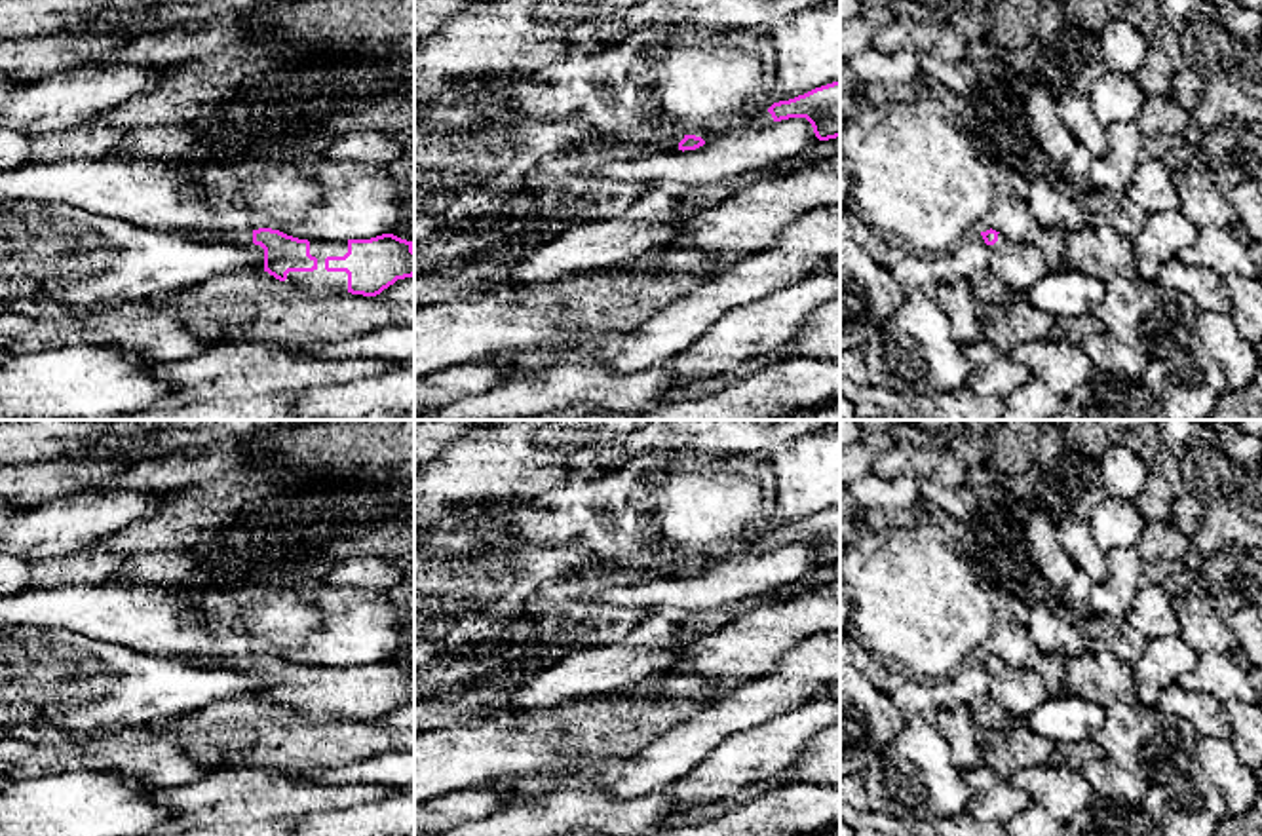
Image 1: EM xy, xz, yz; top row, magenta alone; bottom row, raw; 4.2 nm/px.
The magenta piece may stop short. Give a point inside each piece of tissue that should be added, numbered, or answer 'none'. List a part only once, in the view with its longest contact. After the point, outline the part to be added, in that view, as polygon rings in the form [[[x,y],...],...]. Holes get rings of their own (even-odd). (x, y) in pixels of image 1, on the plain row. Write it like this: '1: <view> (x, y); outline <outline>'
1: xy (320, 707); outline [[[312,665],[310,680],[317,684],[314,697],[289,697],[285,711],[300,712],[306,720],[325,722],[335,716],[348,716],[346,697],[327,697],[327,682],[344,682],[348,678],[348,665]]]

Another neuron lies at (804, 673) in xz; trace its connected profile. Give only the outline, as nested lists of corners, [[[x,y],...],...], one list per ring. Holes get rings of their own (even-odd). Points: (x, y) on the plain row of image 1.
[[[840,631],[783,652],[770,674],[736,682],[707,709],[680,720],[616,764],[595,785],[618,798],[642,796],[682,779],[728,735],[787,714],[840,682]]]

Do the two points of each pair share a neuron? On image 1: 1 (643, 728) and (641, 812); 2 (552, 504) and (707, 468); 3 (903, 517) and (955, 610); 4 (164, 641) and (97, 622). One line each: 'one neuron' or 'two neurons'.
1: two neurons
2: one neuron
3: two neurons
4: one neuron

